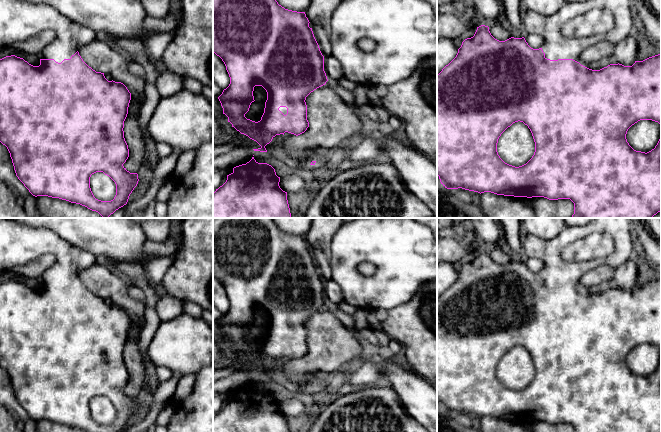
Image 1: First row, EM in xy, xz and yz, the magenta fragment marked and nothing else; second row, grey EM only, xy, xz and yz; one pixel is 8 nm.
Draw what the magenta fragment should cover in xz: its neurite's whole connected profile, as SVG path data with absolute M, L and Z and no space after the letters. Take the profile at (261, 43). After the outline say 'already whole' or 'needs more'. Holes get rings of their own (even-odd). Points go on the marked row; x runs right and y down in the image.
M213 0L213 53L222 59L230 77L229 86L218 99L232 127L261 146L254 151L267 152L265 146L276 135L294 137L309 127L306 97L328 81L324 71L324 56L309 23L305 12L285 9L276 0ZM255 86L262 86L267 92L264 113L258 122L245 117L255 101Z; needs more

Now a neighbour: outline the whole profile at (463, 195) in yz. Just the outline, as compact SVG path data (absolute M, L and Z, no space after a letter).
M462 188L452 190L458 200L464 203L472 203L471 191Z

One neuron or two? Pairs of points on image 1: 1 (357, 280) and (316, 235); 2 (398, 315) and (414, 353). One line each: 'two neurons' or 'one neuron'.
1: two neurons
2: one neuron

